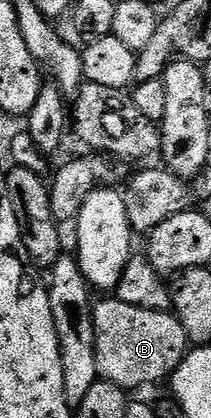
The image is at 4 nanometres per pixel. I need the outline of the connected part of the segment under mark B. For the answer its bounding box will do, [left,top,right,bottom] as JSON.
[93,296,190,392]

